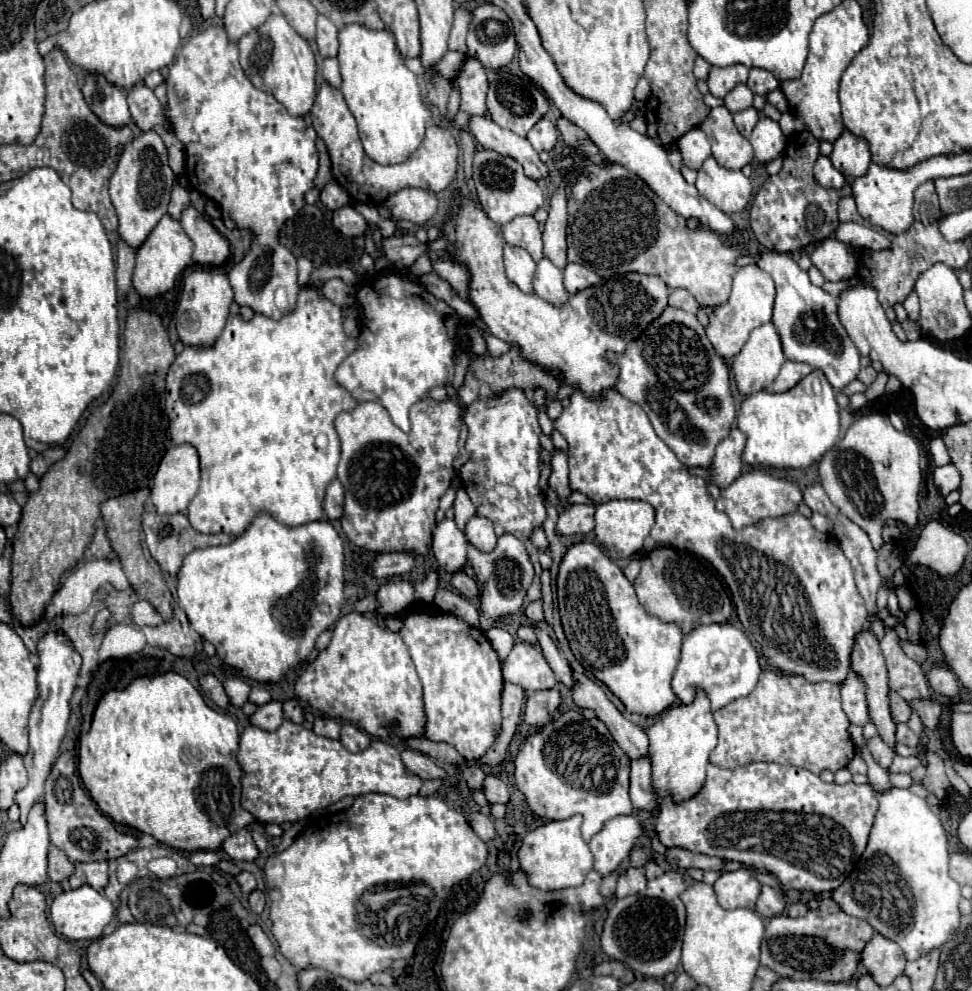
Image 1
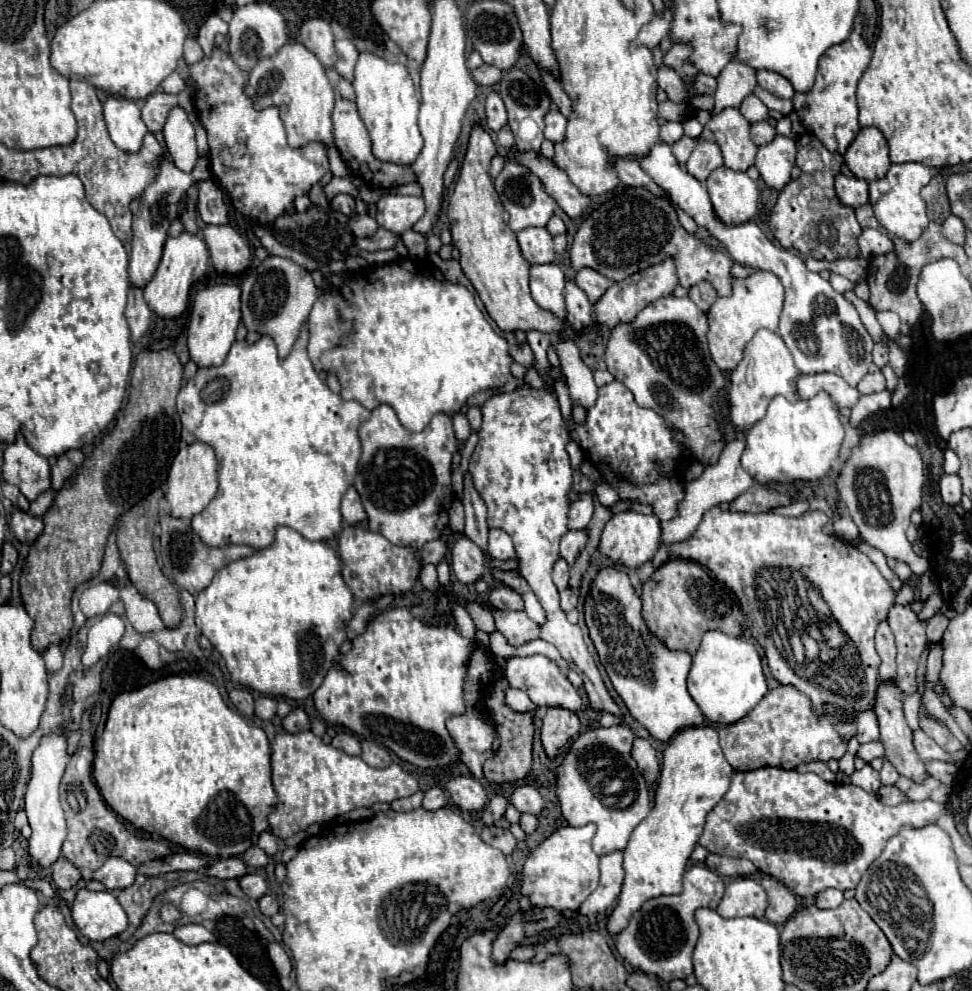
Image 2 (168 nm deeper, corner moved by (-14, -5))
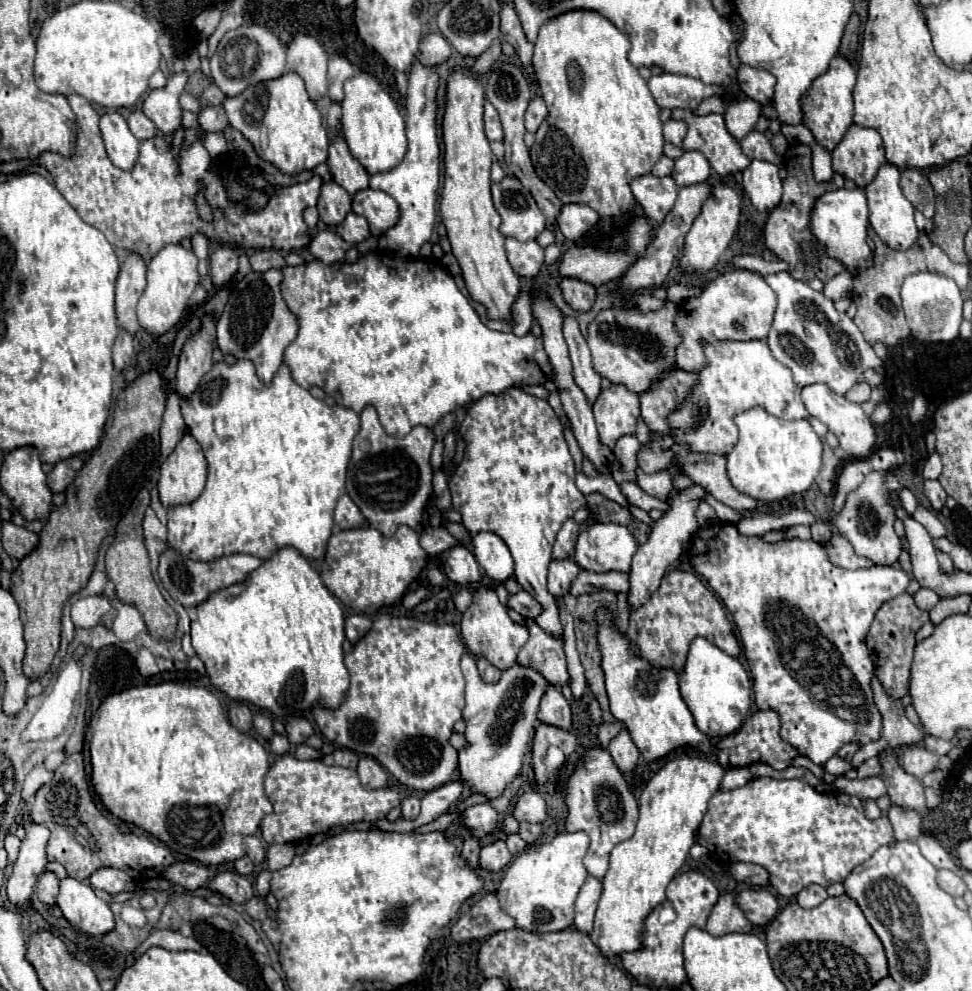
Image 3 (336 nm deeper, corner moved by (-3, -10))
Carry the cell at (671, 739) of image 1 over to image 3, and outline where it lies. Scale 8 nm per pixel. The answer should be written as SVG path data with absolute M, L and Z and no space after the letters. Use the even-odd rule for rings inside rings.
M679 752L647 782L647 786L639 798L637 830L629 840L617 844L613 848L611 864L603 878L603 894L599 900L599 908L597 908L595 924L593 924L593 932L591 932L591 940L597 944L597 948L603 952L603 956L611 958L611 956L619 956L621 952L631 952L635 948L641 948L639 932L643 928L643 918L655 906L665 902L665 898L667 898L665 890L667 890L669 882L673 880L673 876L677 874L677 870L683 866L683 862L689 854L689 848L695 844L699 824L707 812L707 804L709 804L711 796L721 788L723 774L725 774L725 770L717 762L713 762L705 756L699 756L699 754Z

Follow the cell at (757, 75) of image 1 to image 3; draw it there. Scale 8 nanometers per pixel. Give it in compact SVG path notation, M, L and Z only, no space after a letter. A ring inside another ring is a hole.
M743 66L737 70L737 82L745 96L759 100L759 104L771 104L775 94L775 76L767 70Z

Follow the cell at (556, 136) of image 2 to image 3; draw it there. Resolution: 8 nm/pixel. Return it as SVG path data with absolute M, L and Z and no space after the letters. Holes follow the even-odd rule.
M537 96L531 100L527 112L525 112L525 128L527 132L537 132L537 128L541 126L541 122L547 118L547 106L543 104L543 100Z

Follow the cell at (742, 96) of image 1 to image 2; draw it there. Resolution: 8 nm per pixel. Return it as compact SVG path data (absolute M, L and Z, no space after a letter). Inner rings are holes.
M748 95L742 101L740 113L746 117L748 123L758 123L758 121L766 121L768 119L768 107L756 95Z

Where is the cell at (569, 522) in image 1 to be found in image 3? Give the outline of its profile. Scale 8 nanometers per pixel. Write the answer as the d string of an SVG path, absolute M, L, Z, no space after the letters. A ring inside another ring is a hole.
M551 560L549 564L549 592L553 596L565 596L569 592L571 580L577 576L579 566L571 560Z

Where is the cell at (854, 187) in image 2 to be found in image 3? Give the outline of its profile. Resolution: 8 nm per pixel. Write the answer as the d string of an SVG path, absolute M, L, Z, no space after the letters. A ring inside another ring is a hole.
M839 188L839 190L825 192L815 202L815 212L811 216L811 230L815 232L817 240L823 242L827 246L827 252L839 258L851 274L867 268L867 264L871 264L873 260L873 252L865 244L867 224L869 224L869 210L867 210L867 200L861 188L855 188L855 190Z

